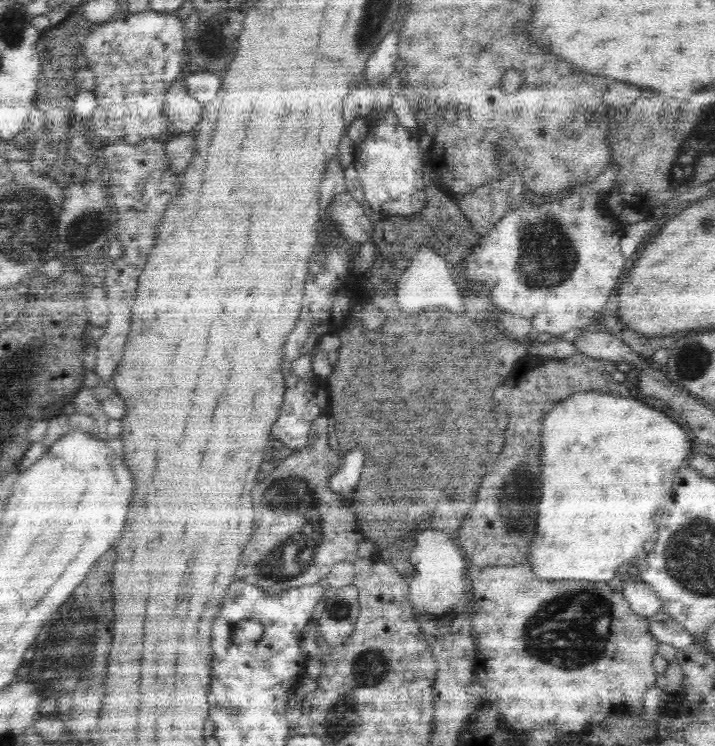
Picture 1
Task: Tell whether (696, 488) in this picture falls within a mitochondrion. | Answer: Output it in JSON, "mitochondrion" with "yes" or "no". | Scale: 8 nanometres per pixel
{"mitochondrion":"no"}

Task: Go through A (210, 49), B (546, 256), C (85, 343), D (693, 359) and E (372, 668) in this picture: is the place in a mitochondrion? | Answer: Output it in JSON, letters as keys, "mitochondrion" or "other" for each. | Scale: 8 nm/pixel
{"A":"other","B":"mitochondrion","C":"other","D":"mitochondrion","E":"mitochondrion"}

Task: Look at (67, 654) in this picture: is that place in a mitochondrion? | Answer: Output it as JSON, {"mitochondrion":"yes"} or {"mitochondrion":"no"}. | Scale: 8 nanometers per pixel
{"mitochondrion":"yes"}

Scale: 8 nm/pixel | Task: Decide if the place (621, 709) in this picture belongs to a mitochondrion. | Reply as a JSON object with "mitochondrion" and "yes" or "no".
{"mitochondrion":"no"}

